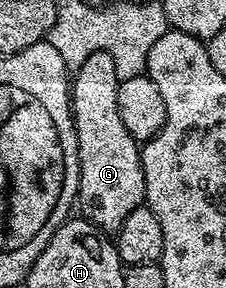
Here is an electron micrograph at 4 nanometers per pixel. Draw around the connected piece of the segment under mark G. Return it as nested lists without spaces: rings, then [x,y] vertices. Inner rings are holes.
[[[97,51],[85,59],[85,63],[74,74],[71,87],[71,115],[75,118],[75,134],[79,144],[79,196],[77,209],[82,216],[92,221],[100,231],[111,235],[125,223],[125,218],[134,209],[144,204],[147,196],[143,159],[140,146],[125,131],[125,123],[121,123],[121,115],[117,111],[117,87],[119,78],[115,76],[113,55],[105,51]]]

